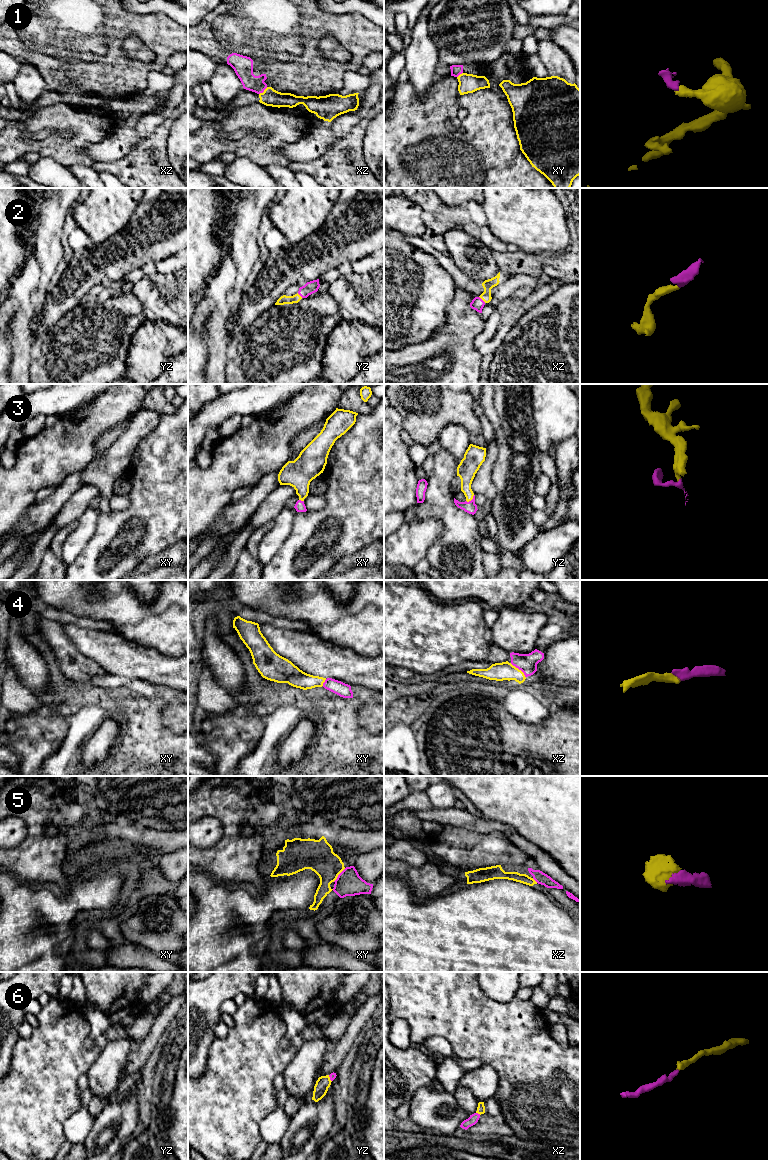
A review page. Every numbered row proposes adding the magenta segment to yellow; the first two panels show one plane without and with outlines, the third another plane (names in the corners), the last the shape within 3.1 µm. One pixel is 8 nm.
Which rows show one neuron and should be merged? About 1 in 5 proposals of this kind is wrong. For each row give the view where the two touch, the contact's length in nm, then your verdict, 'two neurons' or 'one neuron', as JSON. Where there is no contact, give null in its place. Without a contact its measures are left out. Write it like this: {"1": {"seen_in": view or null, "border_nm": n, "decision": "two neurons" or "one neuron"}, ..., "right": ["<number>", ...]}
{"1": {"seen_in": "xz", "border_nm": 90, "decision": "two neurons"}, "2": {"seen_in": "xz", "border_nm": 80, "decision": "one neuron"}, "3": {"seen_in": "yz", "border_nm": 90, "decision": "one neuron"}, "4": {"seen_in": "xz", "border_nm": 170, "decision": "one neuron"}, "5": {"seen_in": "xy", "border_nm": 150, "decision": "one neuron"}, "6": {"seen_in": "xz", "border_nm": 40, "decision": "one neuron"}, "right": ["2", "3", "4", "5", "6"]}

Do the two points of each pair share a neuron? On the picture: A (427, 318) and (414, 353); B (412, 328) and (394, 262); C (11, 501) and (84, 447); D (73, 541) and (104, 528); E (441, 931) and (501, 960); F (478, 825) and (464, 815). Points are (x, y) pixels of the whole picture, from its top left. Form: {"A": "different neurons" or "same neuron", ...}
{"A": "different neurons", "B": "same neuron", "C": "same neuron", "D": "different neurons", "E": "same neuron", "F": "same neuron"}

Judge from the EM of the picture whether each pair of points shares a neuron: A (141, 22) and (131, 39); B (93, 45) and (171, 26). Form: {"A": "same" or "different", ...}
{"A": "different", "B": "same"}

